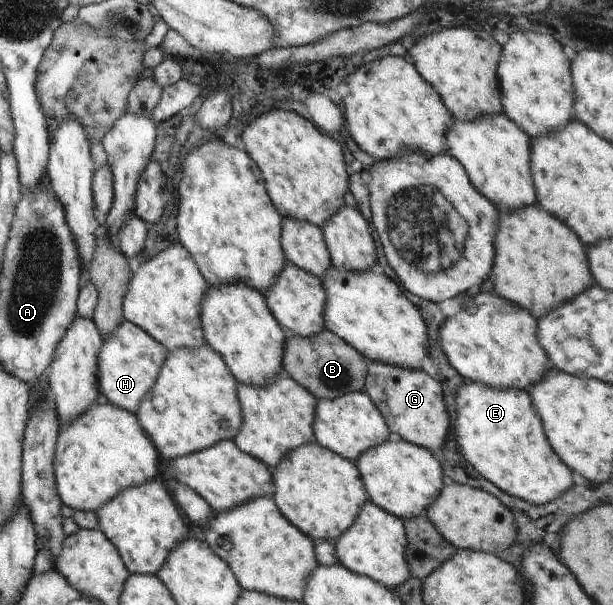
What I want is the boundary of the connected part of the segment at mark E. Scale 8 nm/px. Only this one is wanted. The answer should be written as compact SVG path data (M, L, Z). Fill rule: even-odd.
M479 382L462 384L456 396L458 417L455 431L459 453L500 491L536 506L542 506L559 499L573 488L571 470L554 454L546 438L542 421L533 408L527 390L509 388L496 390Z

